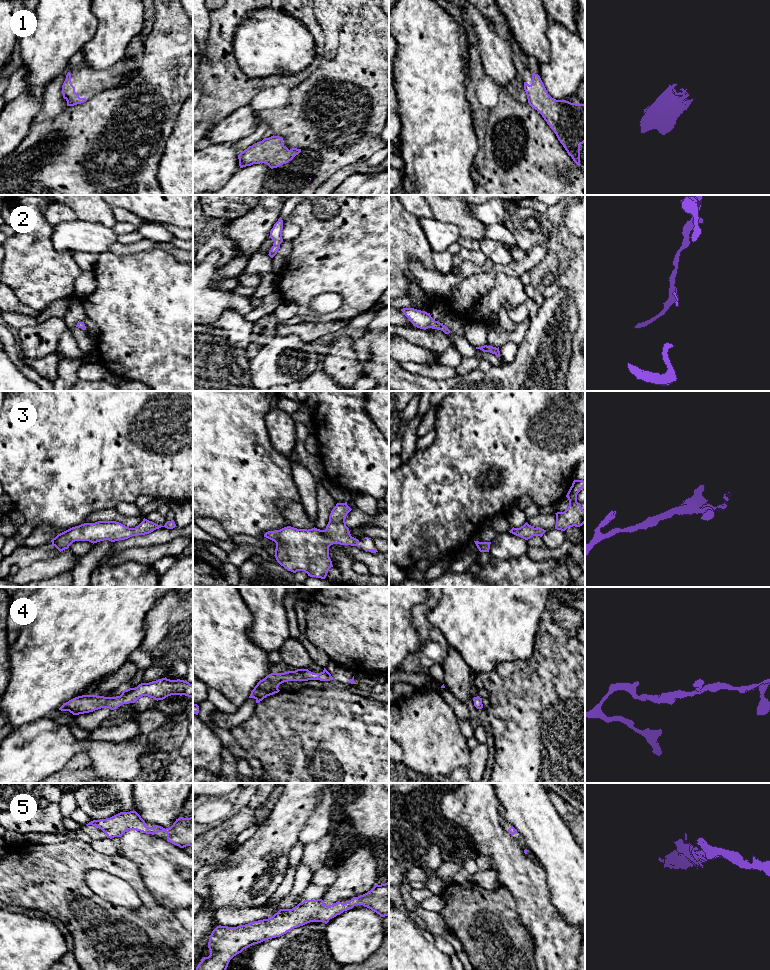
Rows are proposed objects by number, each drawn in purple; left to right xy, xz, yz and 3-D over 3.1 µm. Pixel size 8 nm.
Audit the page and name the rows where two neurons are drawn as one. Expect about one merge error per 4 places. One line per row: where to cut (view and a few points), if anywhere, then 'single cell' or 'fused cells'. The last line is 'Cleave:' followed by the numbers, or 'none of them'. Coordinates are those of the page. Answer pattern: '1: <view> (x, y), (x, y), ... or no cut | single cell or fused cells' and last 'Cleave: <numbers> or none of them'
1: no cut | single cell
2: no cut | single cell
3: no cut | single cell
4: no cut | single cell
5: no cut | single cell
Cleave: none of them

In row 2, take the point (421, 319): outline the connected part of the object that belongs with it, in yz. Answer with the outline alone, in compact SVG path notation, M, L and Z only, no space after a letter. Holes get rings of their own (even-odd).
M403 308L401 309L403 314L409 319L409 321L420 329L439 329L443 331L445 334L449 334L450 330L443 325L442 323L435 321L430 313L425 311L417 310L414 308Z

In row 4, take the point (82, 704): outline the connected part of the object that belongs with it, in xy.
M165 677L149 683L141 683L135 688L124 690L120 696L116 697L78 696L64 703L59 710L79 715L101 708L114 710L123 704L135 703L143 696L148 696L158 701L171 695L185 695L193 698L193 685L186 680L170 680Z

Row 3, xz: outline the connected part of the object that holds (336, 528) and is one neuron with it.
M337 503L332 509L329 522L325 530L317 528L297 529L291 526L280 530L268 531L264 537L276 543L275 558L277 562L288 571L296 573L304 571L310 577L325 579L332 565L329 557L329 547L333 544L358 546L359 540L352 537L349 528L346 526L346 516L352 509L345 503Z

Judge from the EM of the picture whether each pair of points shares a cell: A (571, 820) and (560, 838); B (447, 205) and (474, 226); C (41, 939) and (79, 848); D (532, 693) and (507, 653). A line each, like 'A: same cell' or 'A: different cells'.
A: different cells
B: same cell
C: different cells
D: different cells

